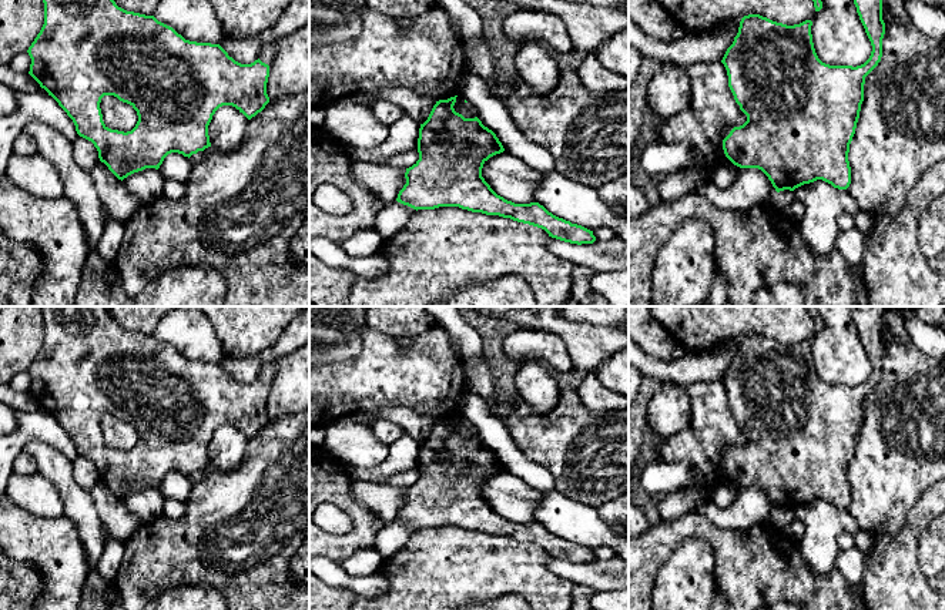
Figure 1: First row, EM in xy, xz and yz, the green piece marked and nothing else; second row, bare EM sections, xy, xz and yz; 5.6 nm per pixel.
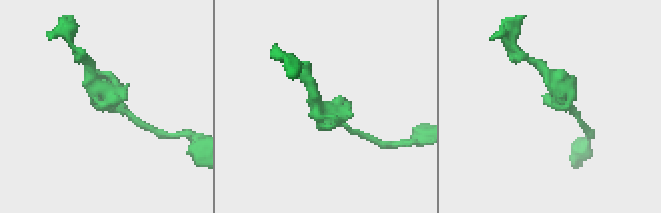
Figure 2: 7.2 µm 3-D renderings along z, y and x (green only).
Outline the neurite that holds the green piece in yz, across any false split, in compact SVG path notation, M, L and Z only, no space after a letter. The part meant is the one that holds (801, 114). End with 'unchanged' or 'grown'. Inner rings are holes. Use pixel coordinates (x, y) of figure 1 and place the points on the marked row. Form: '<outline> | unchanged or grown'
M854 0L871 41L869 58L857 67L822 63L814 48L811 20L787 26L760 14L744 16L721 63L728 87L747 121L723 140L725 157L740 168L761 170L777 192L822 180L834 188L851 184L850 144L864 101L865 77L882 57L882 0Z | unchanged

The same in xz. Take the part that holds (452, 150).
M456 97L436 101L428 120L420 124L418 138L419 160L406 168L406 184L399 191L396 201L416 211L459 207L472 212L499 215L542 228L549 237L564 242L593 244L596 241L593 231L553 215L539 202L515 204L490 188L482 177L483 164L490 157L503 152L505 148L496 134L485 127L477 117L465 118L455 111Z | unchanged

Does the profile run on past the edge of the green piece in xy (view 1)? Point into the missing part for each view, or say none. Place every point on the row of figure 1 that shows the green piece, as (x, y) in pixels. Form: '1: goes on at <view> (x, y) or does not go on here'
1: does not go on here

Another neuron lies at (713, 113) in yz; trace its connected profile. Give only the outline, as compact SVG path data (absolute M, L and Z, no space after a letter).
M721 61L687 66L690 77L690 105L664 121L660 140L668 144L691 144L704 158L688 168L701 171L713 180L716 168L728 161L723 140L734 127L747 121L728 87L728 76Z

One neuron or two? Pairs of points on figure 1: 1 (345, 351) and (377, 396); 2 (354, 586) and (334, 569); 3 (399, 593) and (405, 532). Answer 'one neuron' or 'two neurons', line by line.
1: two neurons
2: one neuron
3: two neurons

